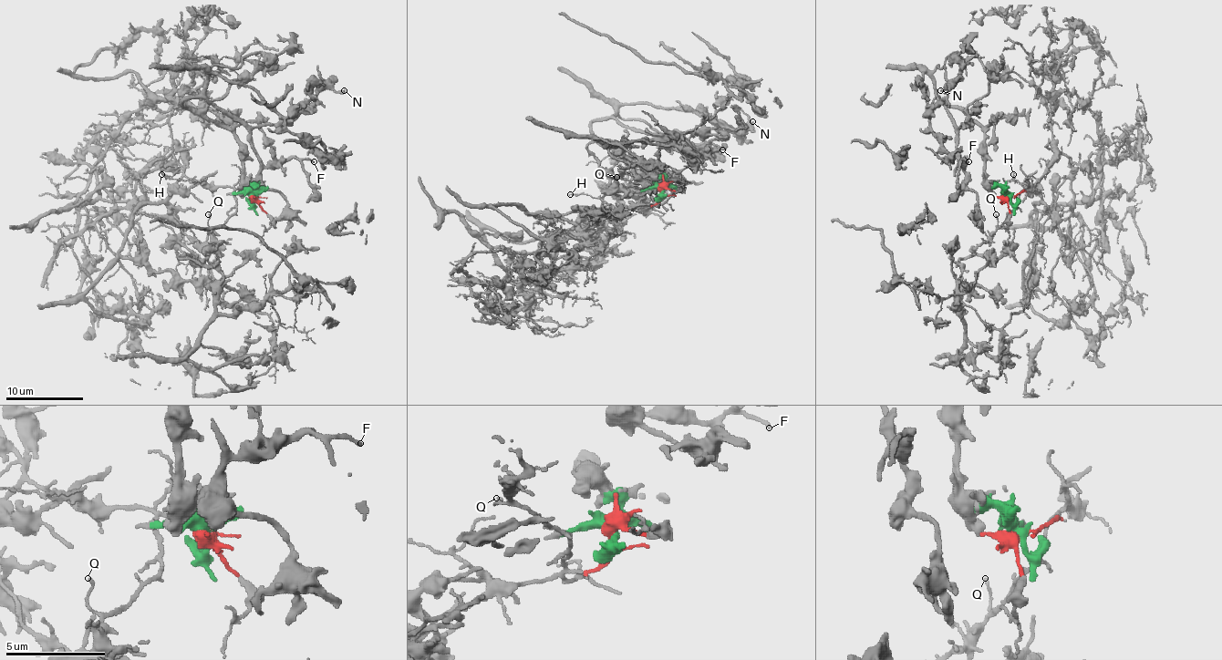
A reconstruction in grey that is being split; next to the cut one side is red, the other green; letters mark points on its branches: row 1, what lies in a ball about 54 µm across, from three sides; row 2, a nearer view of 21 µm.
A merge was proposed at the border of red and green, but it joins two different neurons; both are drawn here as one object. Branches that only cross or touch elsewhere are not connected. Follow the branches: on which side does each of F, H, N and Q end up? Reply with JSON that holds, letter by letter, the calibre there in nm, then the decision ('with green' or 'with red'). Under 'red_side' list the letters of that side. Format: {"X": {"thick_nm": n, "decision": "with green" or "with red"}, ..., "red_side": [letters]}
{"F": {"thick_nm": 170, "decision": "with green"}, "H": {"thick_nm": 130, "decision": "with red"}, "N": {"thick_nm": 240, "decision": "with green"}, "Q": {"thick_nm": 110, "decision": "with red"}, "red_side": ["H", "Q"]}

